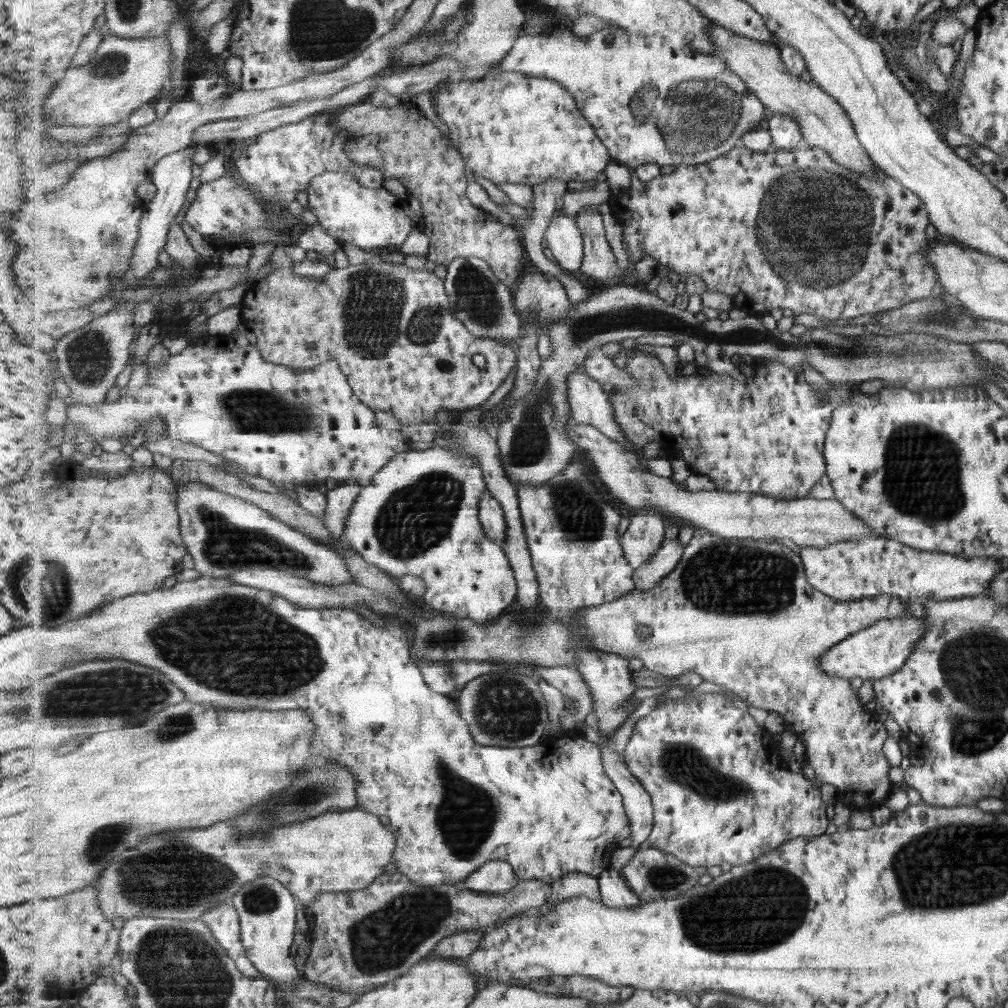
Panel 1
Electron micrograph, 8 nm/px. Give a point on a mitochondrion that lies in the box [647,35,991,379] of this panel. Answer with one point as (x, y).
(825, 217)

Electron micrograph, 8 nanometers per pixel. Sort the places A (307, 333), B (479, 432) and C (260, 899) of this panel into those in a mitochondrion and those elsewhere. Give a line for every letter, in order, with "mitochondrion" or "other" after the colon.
A: other
B: other
C: mitochondrion

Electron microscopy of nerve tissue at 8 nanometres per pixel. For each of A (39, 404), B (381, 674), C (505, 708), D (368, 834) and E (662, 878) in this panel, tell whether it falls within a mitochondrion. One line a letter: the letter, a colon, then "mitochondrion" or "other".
A: other
B: other
C: mitochondrion
D: other
E: mitochondrion

